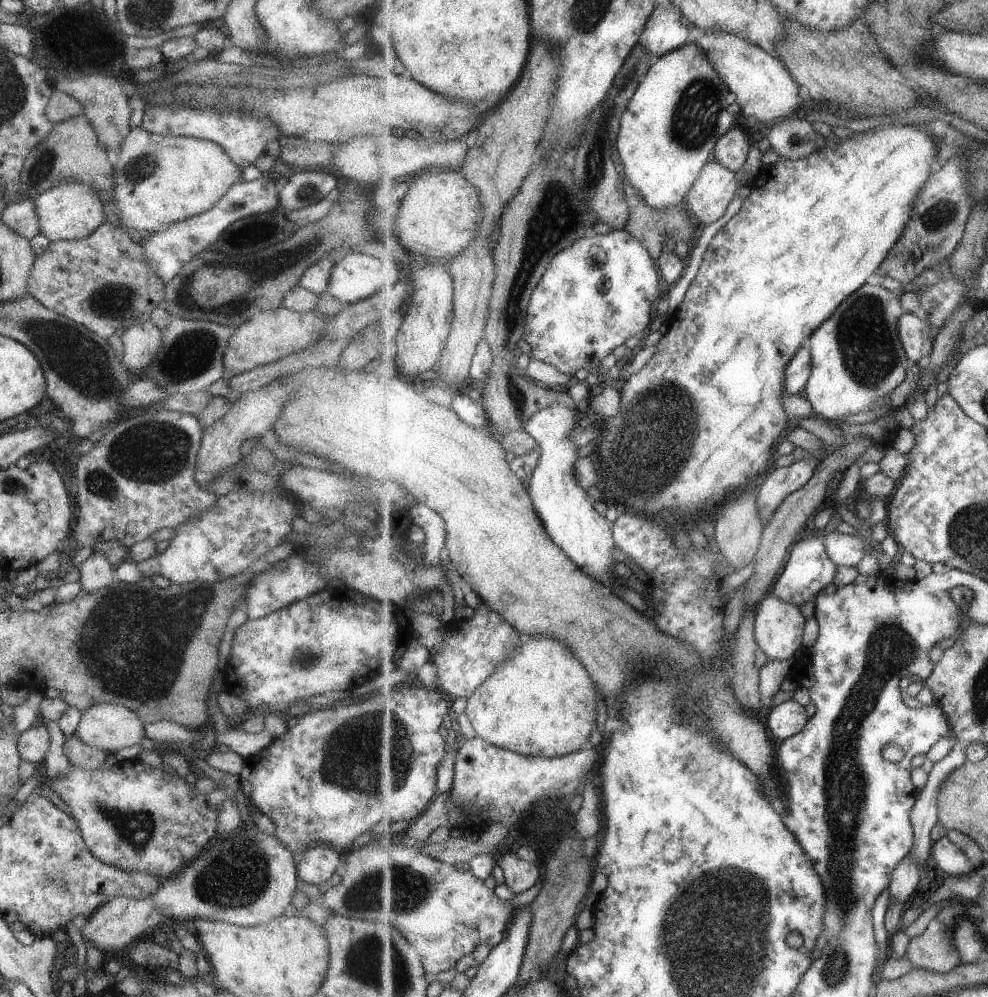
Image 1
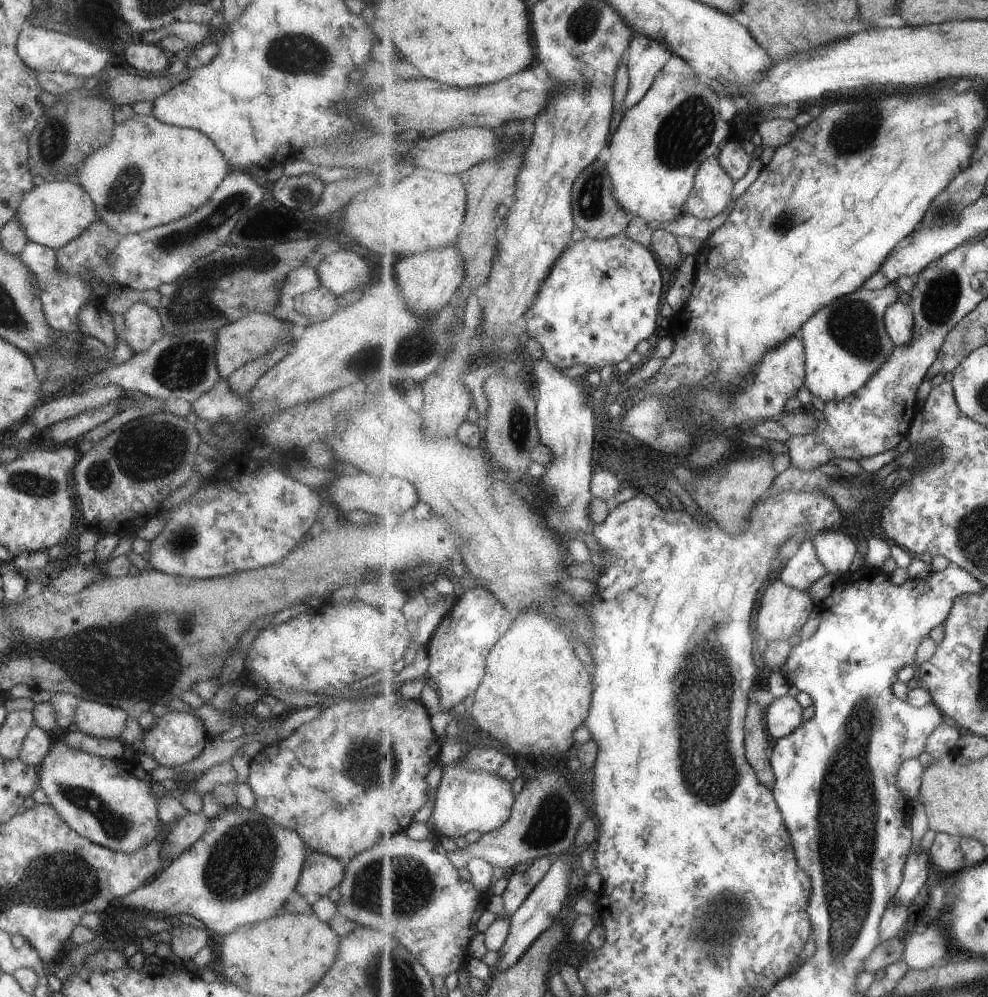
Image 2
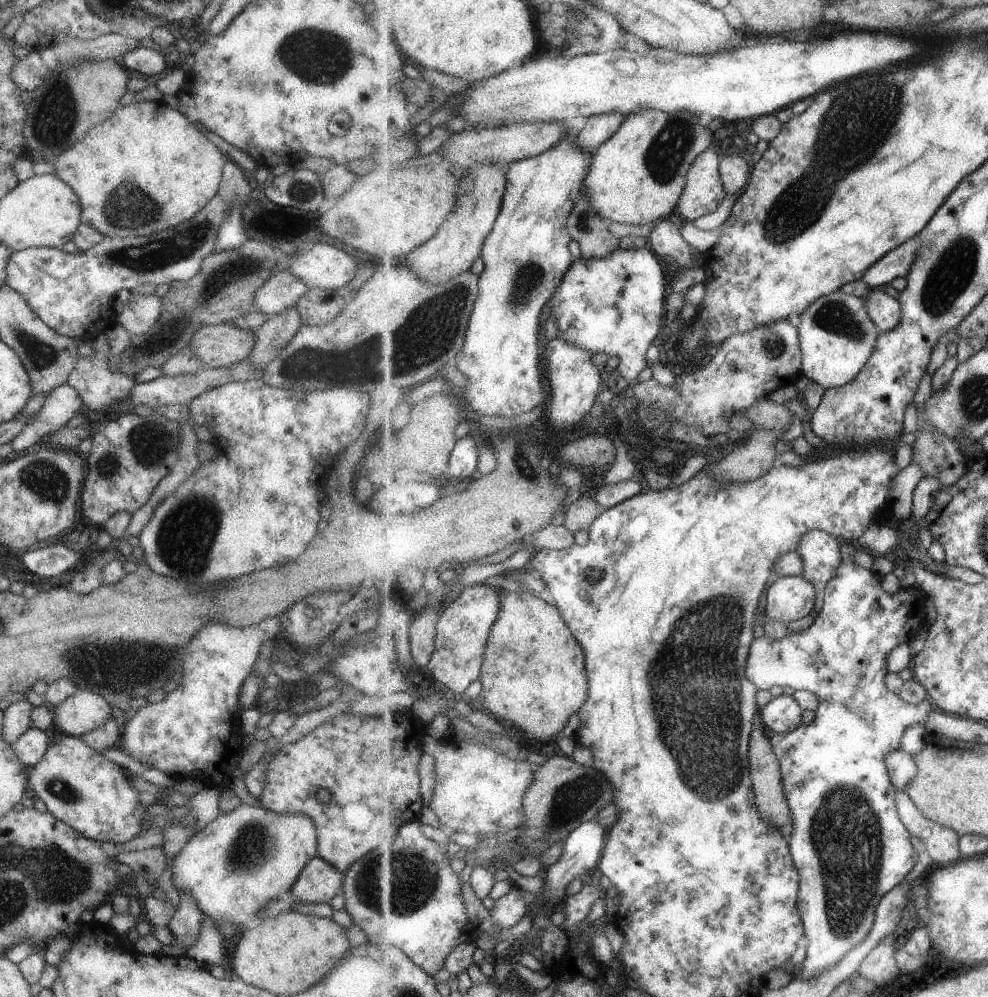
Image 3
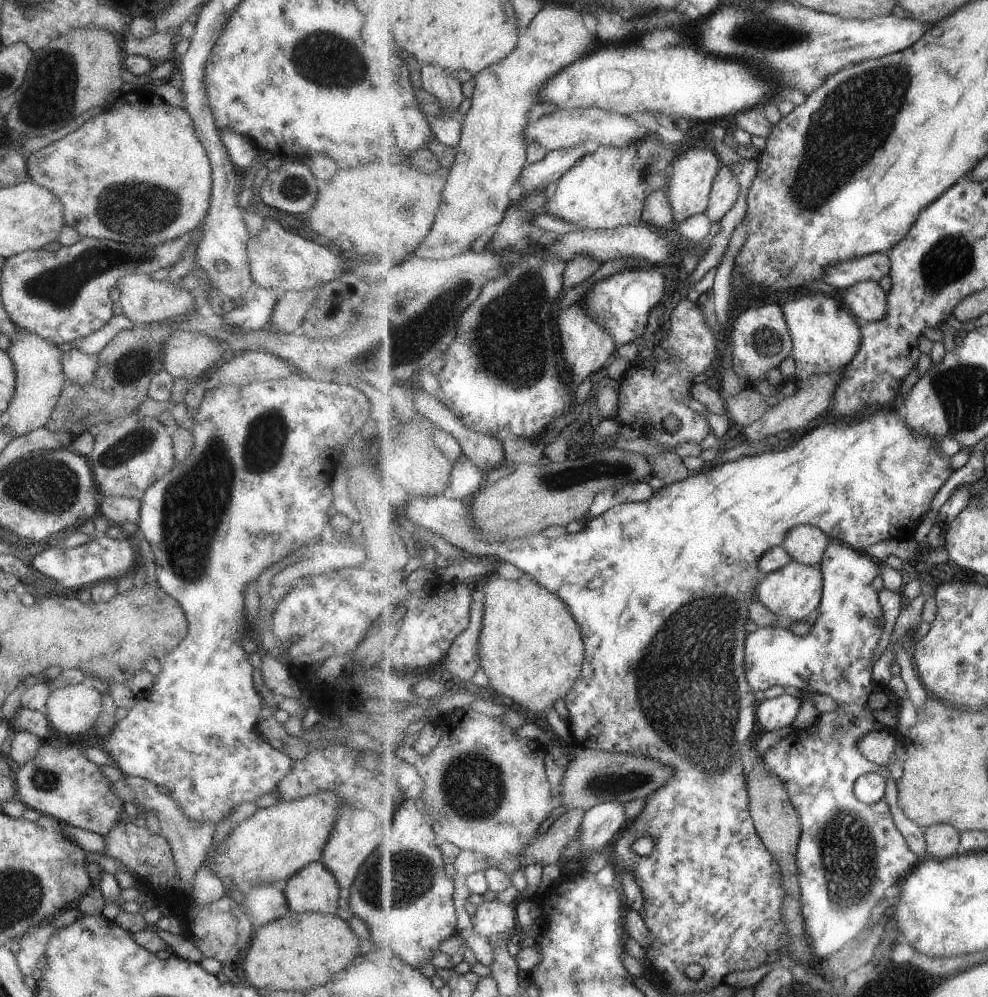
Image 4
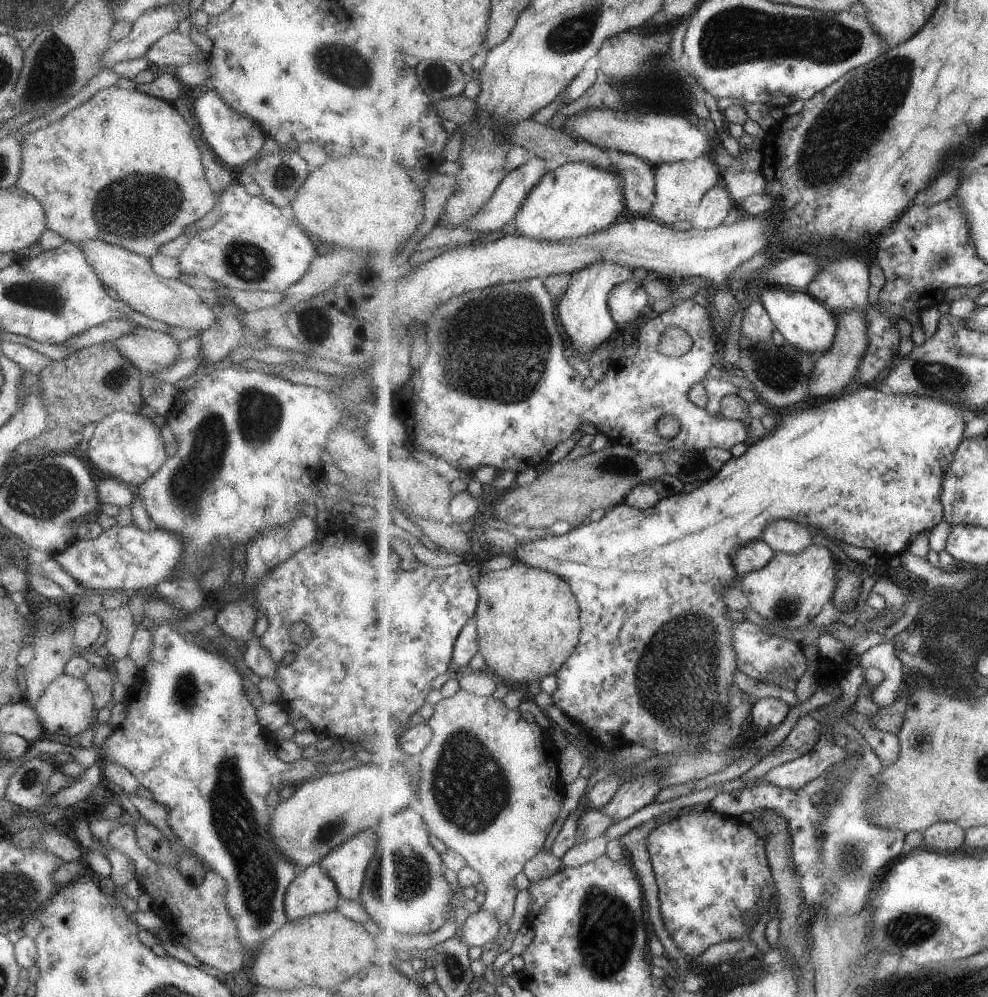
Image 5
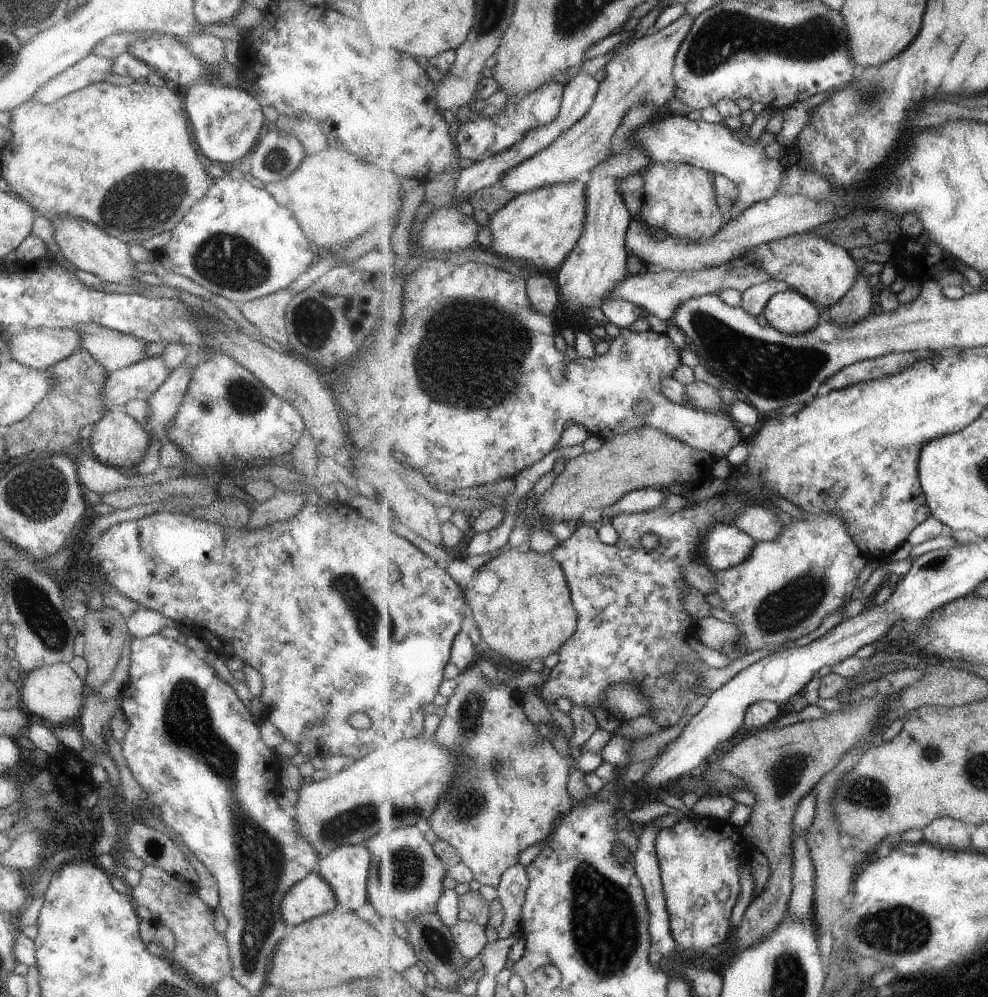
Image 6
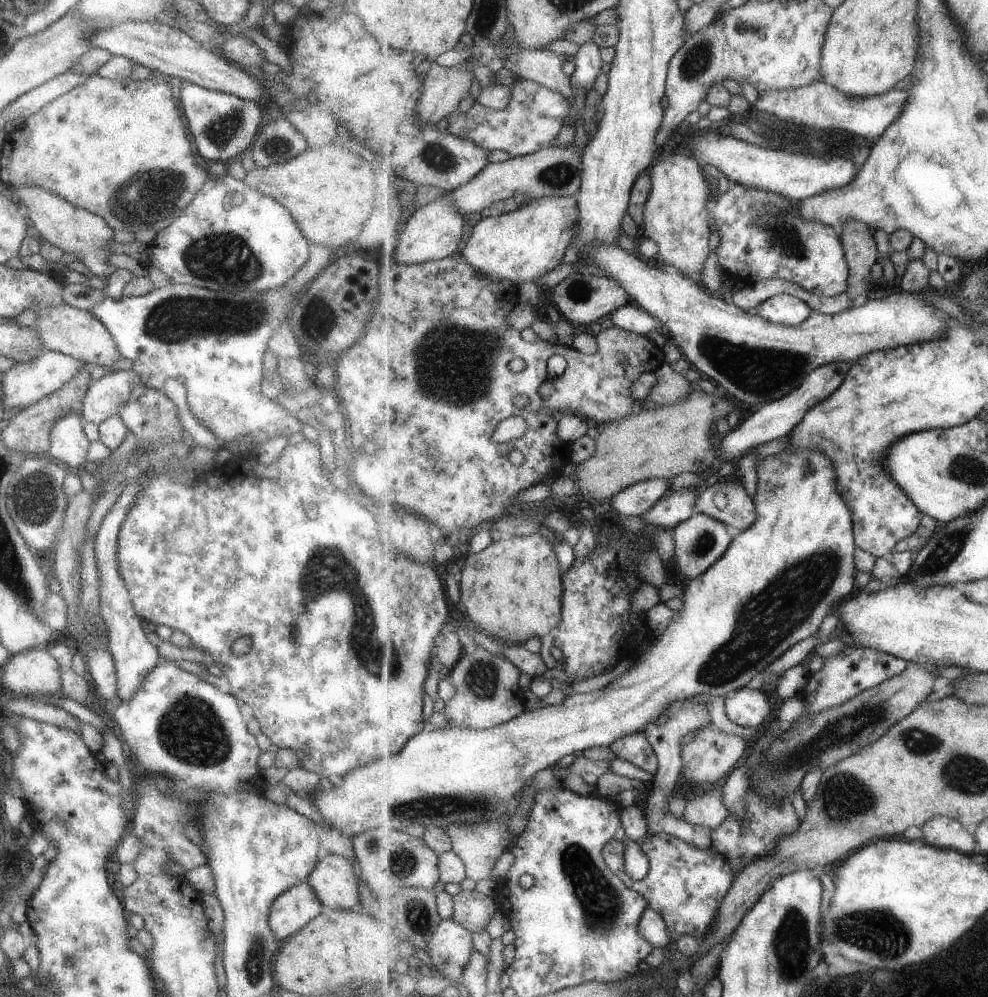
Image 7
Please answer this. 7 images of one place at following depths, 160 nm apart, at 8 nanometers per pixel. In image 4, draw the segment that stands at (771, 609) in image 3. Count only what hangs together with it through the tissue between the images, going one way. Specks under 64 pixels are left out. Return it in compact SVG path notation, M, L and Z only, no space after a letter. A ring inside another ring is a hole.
M793 561L781 571L764 576L756 592L757 598L779 618L787 617L791 621L805 621L815 608L821 608L823 591L824 576L822 570Z

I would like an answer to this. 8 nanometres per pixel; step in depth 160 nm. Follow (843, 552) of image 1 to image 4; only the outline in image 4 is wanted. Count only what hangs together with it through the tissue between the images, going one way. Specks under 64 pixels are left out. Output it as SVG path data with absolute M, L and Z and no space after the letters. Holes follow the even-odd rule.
M799 525L790 530L782 546L791 553L795 561L819 569L831 542L830 536L821 528Z

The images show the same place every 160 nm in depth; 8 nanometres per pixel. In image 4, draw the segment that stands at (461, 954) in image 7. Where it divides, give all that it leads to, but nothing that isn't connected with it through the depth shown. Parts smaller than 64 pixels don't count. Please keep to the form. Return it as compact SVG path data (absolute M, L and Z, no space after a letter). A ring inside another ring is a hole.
M499 900L485 901L477 906L472 923L476 932L484 937L489 938L497 933L505 935L517 926L515 905Z

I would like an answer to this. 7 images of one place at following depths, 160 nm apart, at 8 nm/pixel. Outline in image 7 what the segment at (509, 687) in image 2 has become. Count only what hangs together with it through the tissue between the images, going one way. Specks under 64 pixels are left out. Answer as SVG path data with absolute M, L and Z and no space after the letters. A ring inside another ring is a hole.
M546 530L531 535L504 537L480 553L468 552L460 576L459 612L478 631L495 638L499 643L523 645L535 636L549 634L562 624L564 571Z

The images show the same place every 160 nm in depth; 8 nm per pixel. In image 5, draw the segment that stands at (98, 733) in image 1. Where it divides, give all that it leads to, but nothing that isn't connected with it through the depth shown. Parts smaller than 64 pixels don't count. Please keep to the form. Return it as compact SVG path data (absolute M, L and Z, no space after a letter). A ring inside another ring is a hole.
M59 675L52 680L39 698L33 704L41 726L45 733L61 734L61 736L75 736L77 732L92 728L91 725L95 718L94 700L89 687L83 679L76 679L69 675Z

